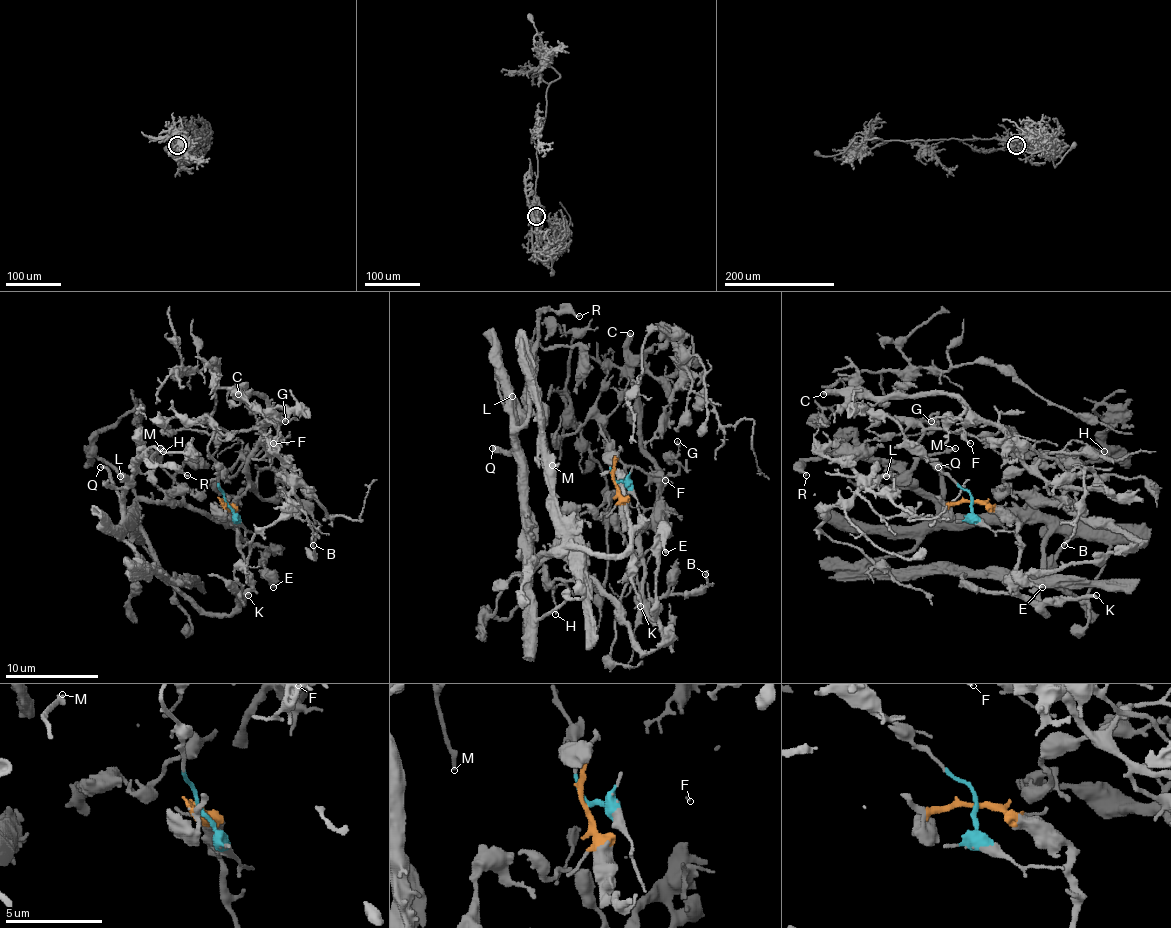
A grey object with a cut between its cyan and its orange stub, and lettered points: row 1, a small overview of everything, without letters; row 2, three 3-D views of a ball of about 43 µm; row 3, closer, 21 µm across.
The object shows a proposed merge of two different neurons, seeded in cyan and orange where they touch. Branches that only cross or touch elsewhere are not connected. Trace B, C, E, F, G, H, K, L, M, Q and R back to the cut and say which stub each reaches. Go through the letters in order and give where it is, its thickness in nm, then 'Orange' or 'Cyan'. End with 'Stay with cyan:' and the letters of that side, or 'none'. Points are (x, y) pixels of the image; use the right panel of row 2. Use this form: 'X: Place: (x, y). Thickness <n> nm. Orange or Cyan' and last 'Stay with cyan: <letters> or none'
B: Place: (1064, 545). Thickness 140 nm. Cyan
C: Place: (823, 394). Thickness 440 nm. Cyan
E: Place: (1042, 587). Thickness 200 nm. Orange
F: Place: (970, 443). Thickness 170 nm. Cyan
G: Place: (931, 421). Thickness 170 nm. Cyan
H: Place: (1104, 451). Thickness 150 nm. Orange
K: Place: (1096, 595). Thickness 240 nm. Orange
L: Place: (886, 476). Thickness 480 nm. Orange
M: Place: (955, 448). Thickness 240 nm. Orange
Q: Place: (938, 467). Thickness 320 nm. Orange
R: Place: (806, 475). Thickness 190 nm. Orange
Stay with cyan: B, C, F, G

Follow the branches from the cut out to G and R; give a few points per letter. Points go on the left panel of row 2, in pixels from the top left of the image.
G: (225, 501), (218, 464), (208, 452), (208, 443), (218, 429), (251, 431), (272, 410), (281, 407), (286, 421)
R: (223, 501), (248, 588), (230, 614), (204, 614), (127, 515), (124, 485), (141, 457), (187, 475)

